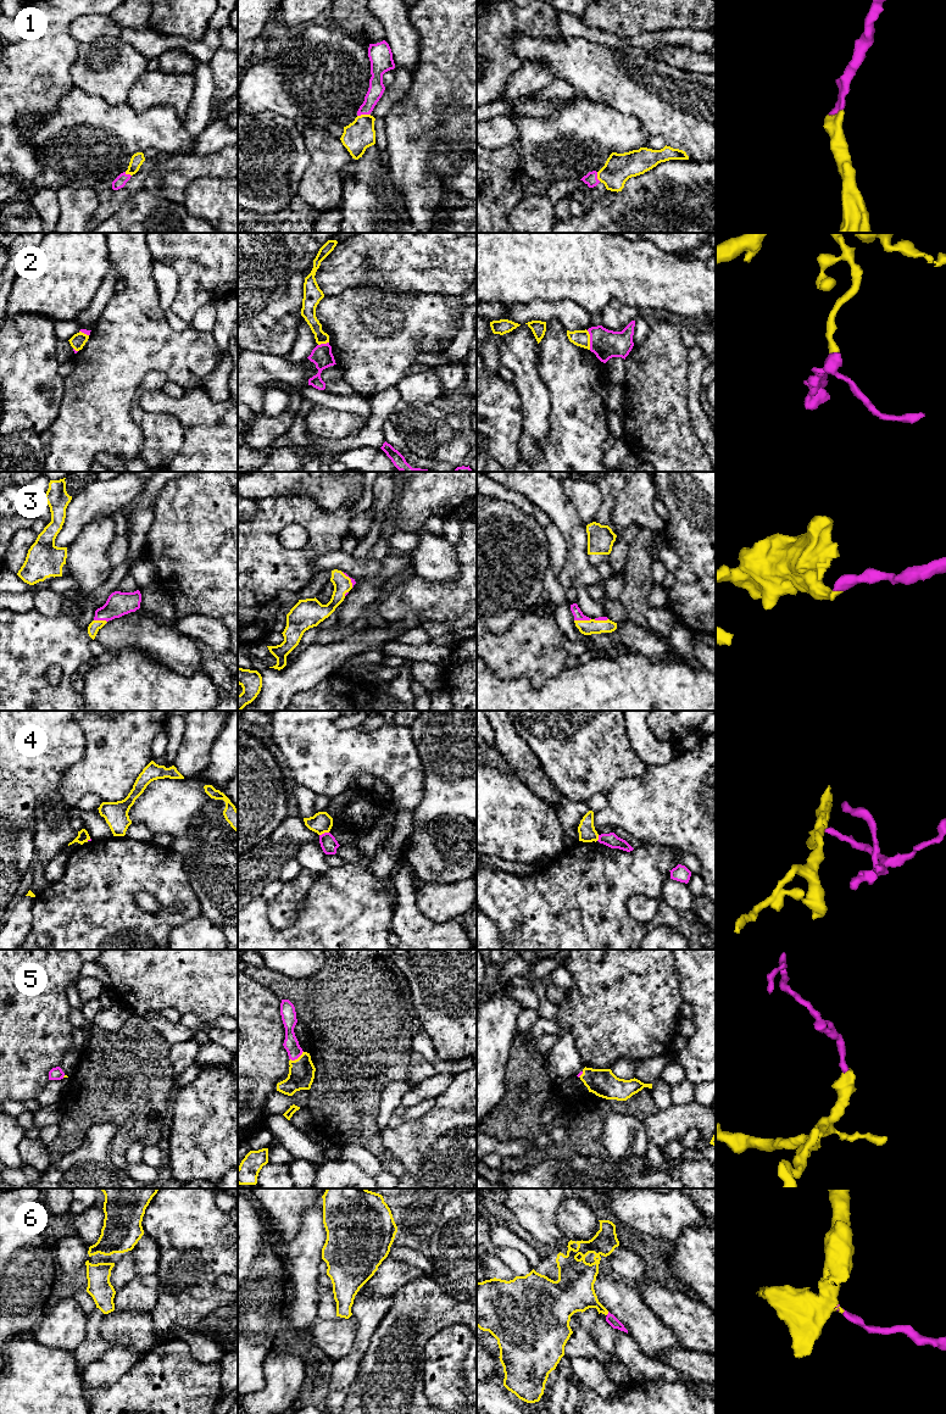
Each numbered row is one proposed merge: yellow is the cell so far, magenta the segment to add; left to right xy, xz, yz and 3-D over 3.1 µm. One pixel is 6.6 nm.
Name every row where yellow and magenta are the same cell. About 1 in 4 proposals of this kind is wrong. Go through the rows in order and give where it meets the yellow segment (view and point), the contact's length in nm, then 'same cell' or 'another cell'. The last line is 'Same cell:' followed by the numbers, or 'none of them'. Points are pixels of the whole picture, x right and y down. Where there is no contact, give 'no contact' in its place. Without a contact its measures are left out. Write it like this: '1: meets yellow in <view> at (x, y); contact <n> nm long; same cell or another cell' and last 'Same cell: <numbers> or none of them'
1: meets yellow in xz at (363, 115); contact 90 nm long; same cell
2: meets yellow in yz at (589, 340); contact 130 nm long; same cell
3: meets yellow in yz at (582, 621); contact 110 nm long; same cell
4: meets yellow in xz at (323, 833); contact 70 nm long; another cell
5: meets yellow in xz at (298, 1058); contact 110 nm long; same cell
6: meets yellow in yz at (607, 1313); contact 30 nm long; same cell
Same cell: 1, 2, 3, 5, 6

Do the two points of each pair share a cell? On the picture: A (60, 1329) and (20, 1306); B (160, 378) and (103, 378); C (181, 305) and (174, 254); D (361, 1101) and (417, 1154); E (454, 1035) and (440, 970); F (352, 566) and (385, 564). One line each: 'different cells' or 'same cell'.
A: different cells
B: different cells
C: same cell
D: different cells
E: same cell
F: same cell

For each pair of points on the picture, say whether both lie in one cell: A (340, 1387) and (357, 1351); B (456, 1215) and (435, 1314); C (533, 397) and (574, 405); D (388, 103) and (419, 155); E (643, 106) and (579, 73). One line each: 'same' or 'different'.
A: same
B: different
C: different
D: different
E: same

